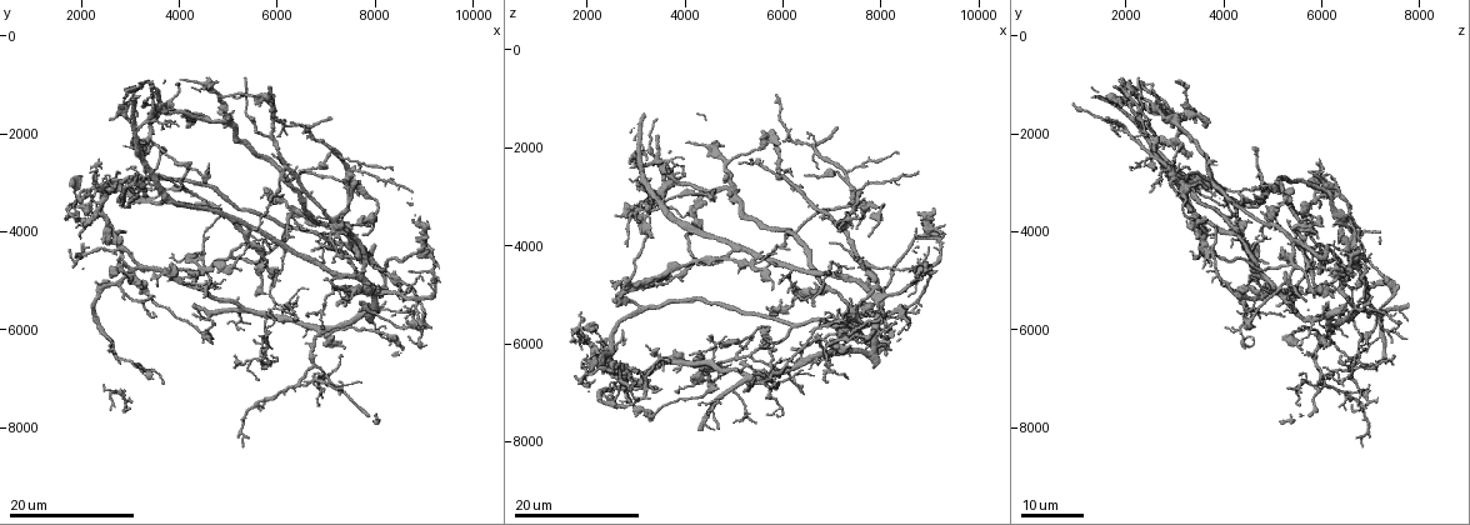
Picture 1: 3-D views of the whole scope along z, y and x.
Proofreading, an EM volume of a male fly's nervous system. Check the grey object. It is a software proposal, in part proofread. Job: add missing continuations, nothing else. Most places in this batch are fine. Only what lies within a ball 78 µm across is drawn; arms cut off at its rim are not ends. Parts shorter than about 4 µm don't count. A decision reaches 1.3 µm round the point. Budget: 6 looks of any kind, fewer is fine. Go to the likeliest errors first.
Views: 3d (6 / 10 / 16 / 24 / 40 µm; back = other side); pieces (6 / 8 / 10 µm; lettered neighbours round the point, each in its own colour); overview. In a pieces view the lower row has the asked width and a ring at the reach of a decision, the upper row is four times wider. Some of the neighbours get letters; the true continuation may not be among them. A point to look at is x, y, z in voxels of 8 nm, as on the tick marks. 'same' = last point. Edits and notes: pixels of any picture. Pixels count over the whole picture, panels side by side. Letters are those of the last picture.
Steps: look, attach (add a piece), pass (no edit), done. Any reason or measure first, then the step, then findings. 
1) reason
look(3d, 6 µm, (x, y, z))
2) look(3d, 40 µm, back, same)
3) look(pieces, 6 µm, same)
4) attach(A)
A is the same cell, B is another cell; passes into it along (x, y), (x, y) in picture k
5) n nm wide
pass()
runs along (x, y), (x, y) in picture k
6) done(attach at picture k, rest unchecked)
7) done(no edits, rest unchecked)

thin end
look(3d, 24 µm, (5950, 5100, 4700))

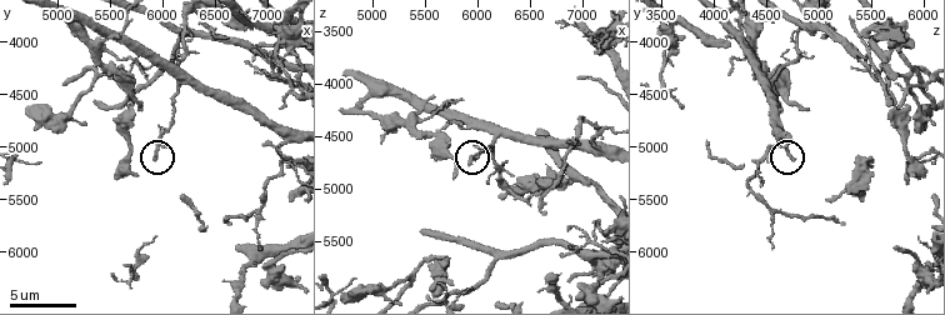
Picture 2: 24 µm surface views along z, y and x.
look(pieces, 10 µm, (5940, 5100, 4760))

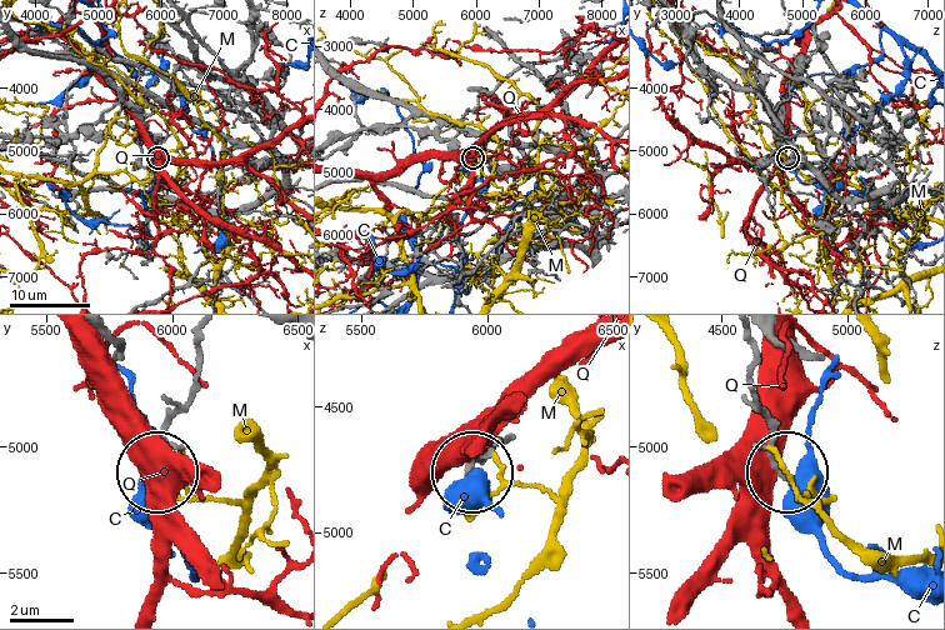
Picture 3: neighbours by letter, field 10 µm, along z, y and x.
pass()
C, M and Q are other cells; no lettered piece goes on from it

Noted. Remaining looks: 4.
free end
look(3d, 16 µm, (7800, 4050, 3800))

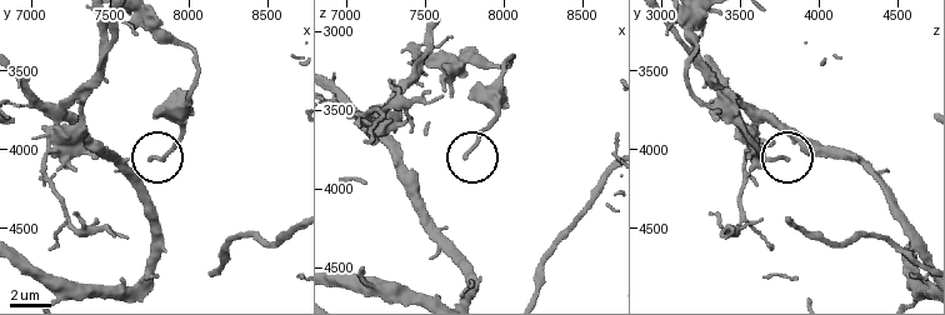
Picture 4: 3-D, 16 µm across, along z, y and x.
look(pieces, 6 µm, (7740, 4060, 3780))

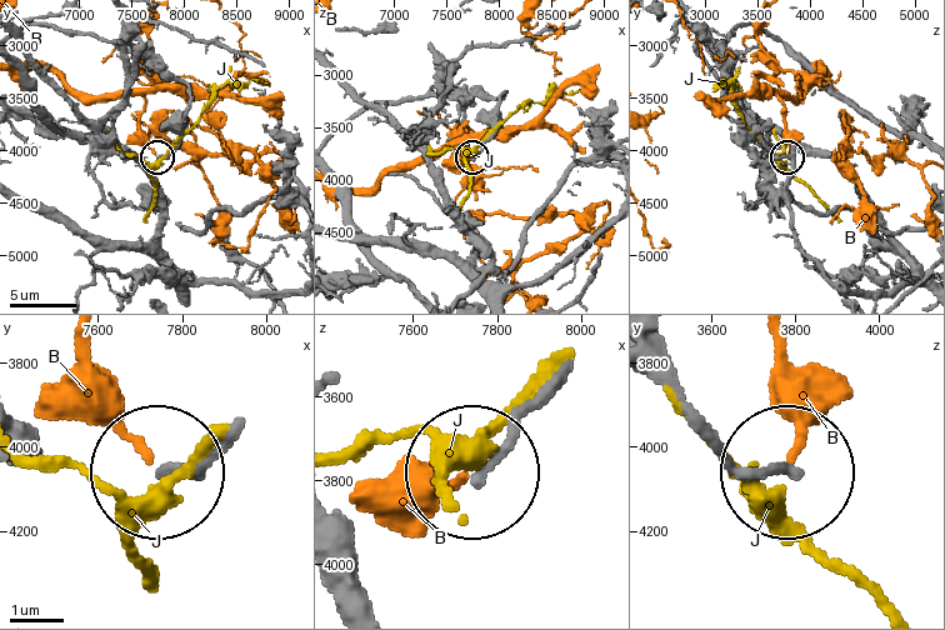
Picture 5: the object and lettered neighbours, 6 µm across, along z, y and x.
180 nm wide
pass()
B and J are other cells; runs along (720, 448), (783, 475) in picture 5; none of them fits

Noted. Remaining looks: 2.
tapers out
look(3d, 16 µm, (6500, 2750, 2600))

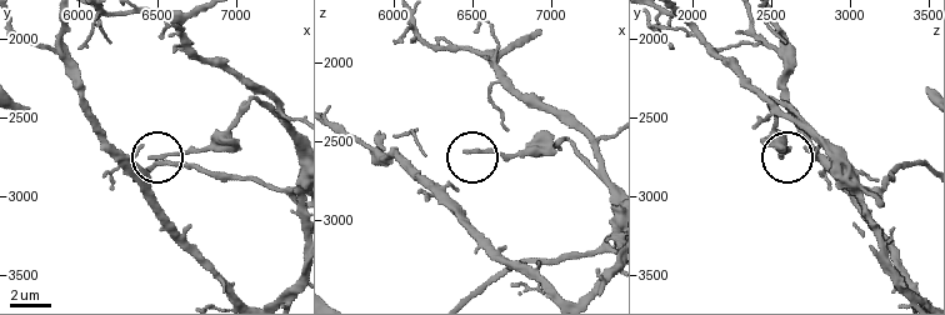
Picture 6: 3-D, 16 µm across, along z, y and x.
look(pieces, 10 µm, (6460, 2740, 2560))

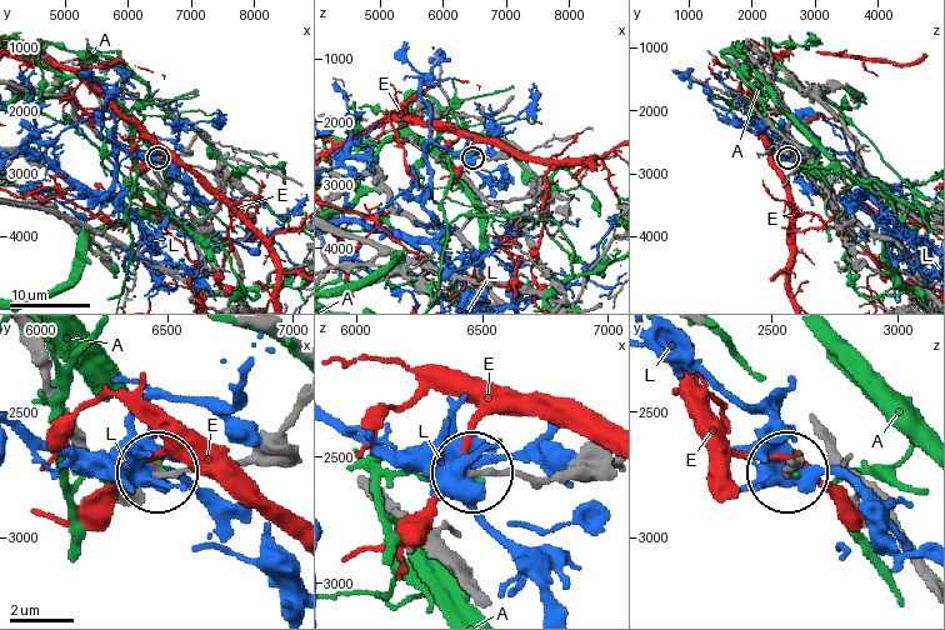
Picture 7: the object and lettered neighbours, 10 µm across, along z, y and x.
pass()
A, E and L are other cells; runs along (288, 419), (248, 456), (161, 475) in picture 7; none of them fits

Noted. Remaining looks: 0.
done(no edits, rest unchecked)

